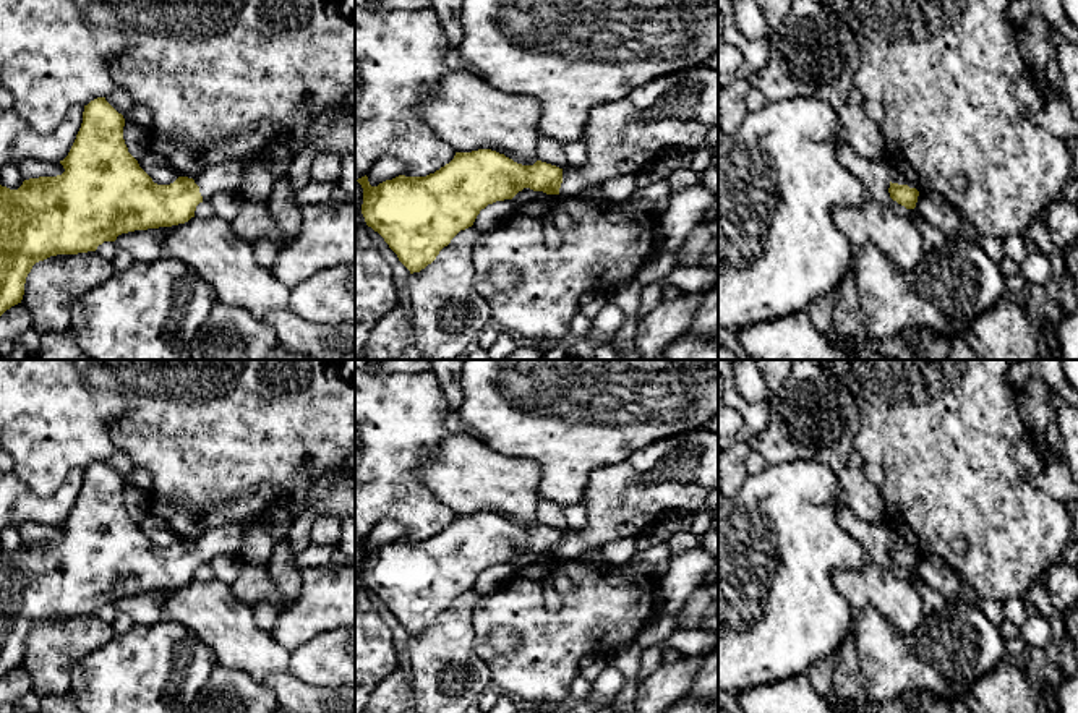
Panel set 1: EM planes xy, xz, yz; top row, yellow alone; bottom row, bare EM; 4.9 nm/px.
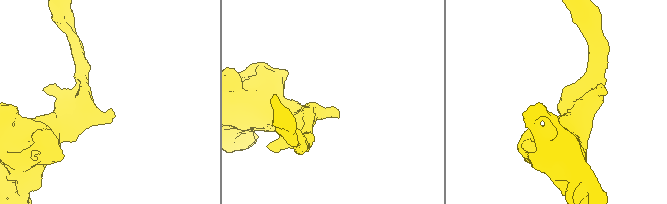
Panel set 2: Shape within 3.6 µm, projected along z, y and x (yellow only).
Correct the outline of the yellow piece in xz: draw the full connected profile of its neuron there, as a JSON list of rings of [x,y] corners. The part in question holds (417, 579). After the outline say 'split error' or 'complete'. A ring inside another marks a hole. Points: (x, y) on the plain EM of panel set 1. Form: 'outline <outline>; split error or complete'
outline [[[710,429],[679,433],[669,439],[660,439],[648,446],[637,447],[629,457],[590,472],[585,489],[588,520],[584,530],[575,532],[567,528],[559,532],[541,523],[537,523],[533,528],[522,528],[491,512],[456,515],[449,527],[426,540],[399,538],[378,549],[371,549],[366,538],[358,541],[357,544],[363,551],[361,577],[366,588],[384,601],[410,637],[420,635],[436,622],[439,614],[447,609],[460,593],[472,590],[480,574],[488,567],[512,562],[524,551],[546,557],[579,559],[587,551],[600,551],[606,543],[621,538],[637,538],[660,515],[697,512],[715,488],[718,488],[718,433]]]; split error

